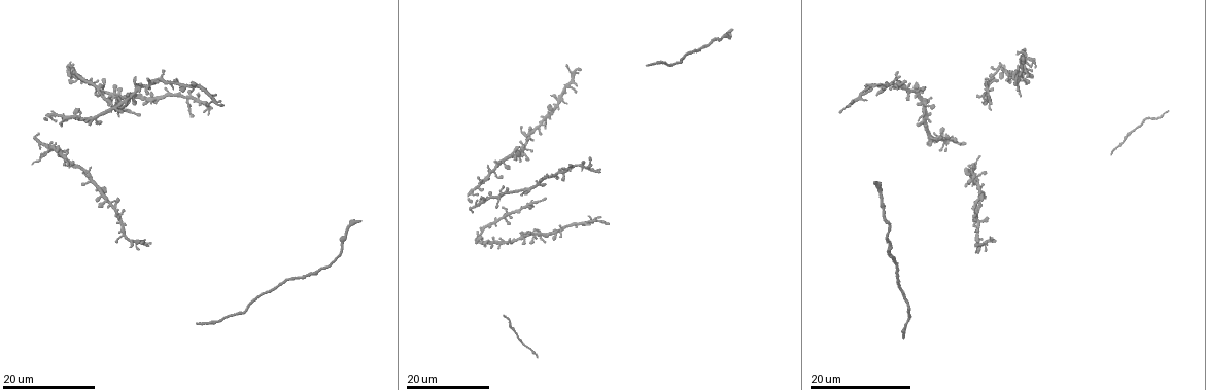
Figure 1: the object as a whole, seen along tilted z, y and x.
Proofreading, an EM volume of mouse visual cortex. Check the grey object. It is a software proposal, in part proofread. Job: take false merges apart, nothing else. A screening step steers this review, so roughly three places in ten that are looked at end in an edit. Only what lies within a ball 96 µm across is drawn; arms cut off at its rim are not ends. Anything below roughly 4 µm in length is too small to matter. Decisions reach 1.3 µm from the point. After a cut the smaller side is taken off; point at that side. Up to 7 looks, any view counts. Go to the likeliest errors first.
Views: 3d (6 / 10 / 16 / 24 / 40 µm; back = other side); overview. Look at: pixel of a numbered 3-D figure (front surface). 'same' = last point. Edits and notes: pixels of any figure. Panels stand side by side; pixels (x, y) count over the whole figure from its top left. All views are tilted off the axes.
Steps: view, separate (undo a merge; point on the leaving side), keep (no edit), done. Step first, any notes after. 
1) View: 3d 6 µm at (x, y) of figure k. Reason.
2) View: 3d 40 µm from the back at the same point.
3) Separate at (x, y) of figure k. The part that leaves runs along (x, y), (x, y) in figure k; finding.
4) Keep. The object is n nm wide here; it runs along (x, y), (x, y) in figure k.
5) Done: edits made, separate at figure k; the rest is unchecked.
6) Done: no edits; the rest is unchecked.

View: 3d 16 µm at (584, 222) of figure 1. Thin arm on a thick one.

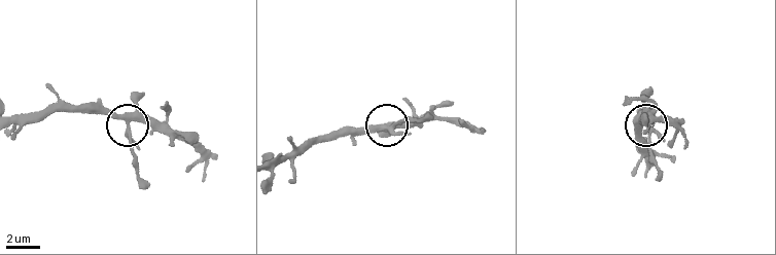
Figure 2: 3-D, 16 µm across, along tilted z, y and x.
View: 3d 10 µm at (390, 129) of figure 2.

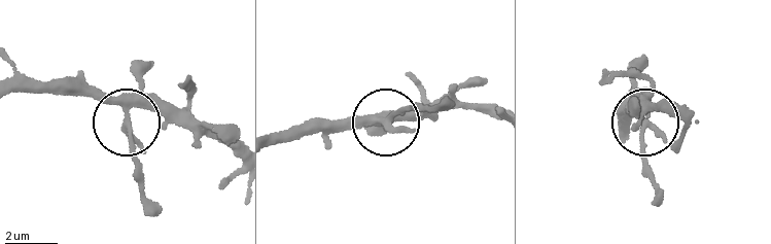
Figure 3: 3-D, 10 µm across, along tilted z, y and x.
Keep. 5 arms meet here; it runs along (277, 142), (333, 127), (351, 130), (426, 103) in figure 3; one cell here.

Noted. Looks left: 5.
View: 3d 24 µm at (986, 240) of figure 1. Four or more arms meet.

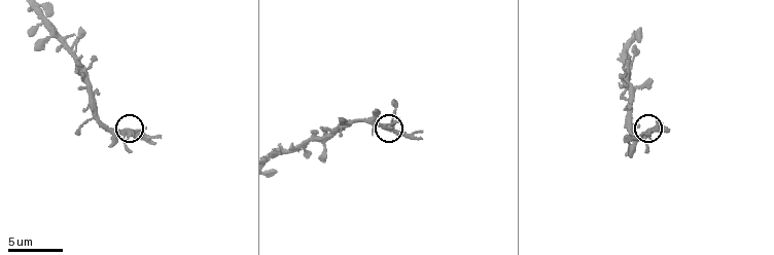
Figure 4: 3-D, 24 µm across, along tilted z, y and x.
View: 3d 10 µm at (130, 135) of figure 4. Closer look.

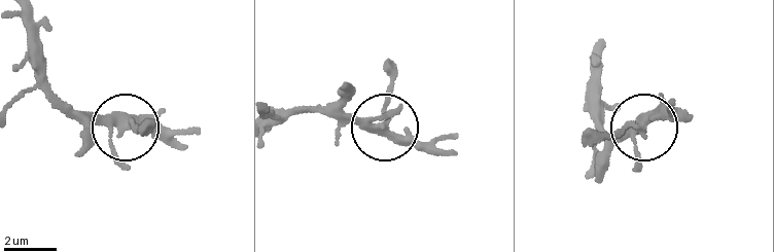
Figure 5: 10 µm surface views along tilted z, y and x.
Keep. The object is 280 nm wide here; it runs along (21, 19), (29, 64), (72, 107), (122, 128), (170, 132) in figure 5; all the same cell.

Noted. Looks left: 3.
View: 3d 24 µm at (506, 214) of figure 1. Four arms meet.

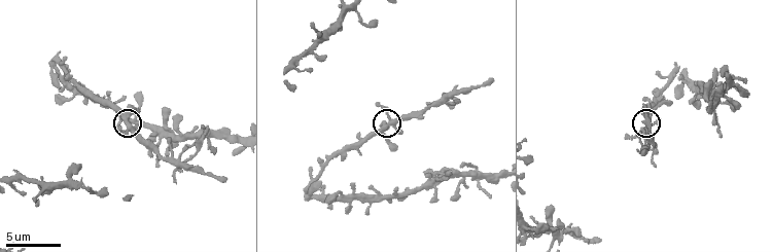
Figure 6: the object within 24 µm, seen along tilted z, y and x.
View: 3d 10 µm at (131, 127) of figure 6. Closer look.

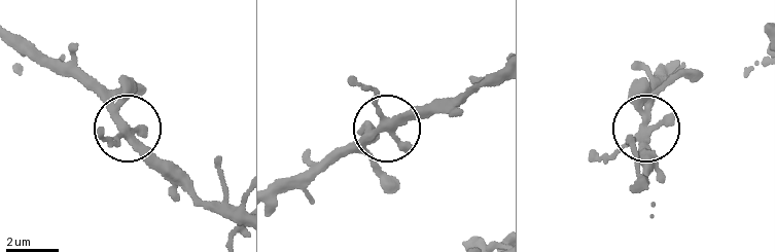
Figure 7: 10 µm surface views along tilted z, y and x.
Keep. The object is 280 nm wide here; continuous, no second cell.

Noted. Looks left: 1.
Done: no edits; the rest is unchecked.

